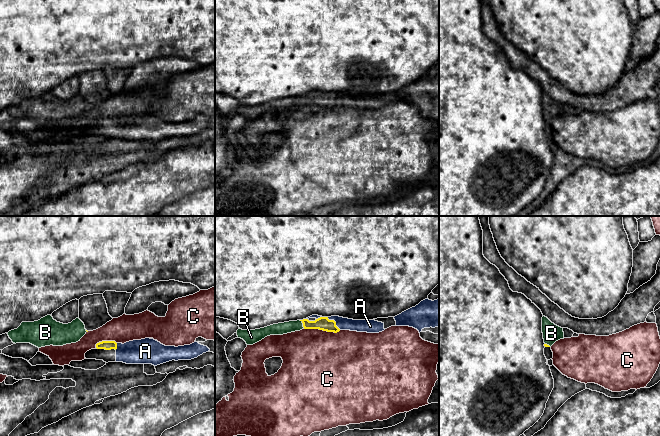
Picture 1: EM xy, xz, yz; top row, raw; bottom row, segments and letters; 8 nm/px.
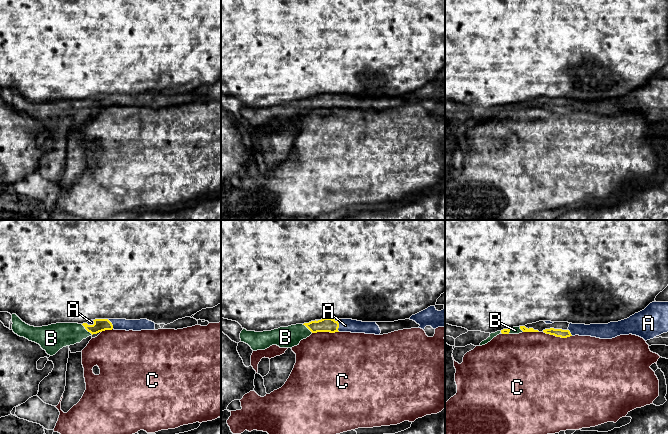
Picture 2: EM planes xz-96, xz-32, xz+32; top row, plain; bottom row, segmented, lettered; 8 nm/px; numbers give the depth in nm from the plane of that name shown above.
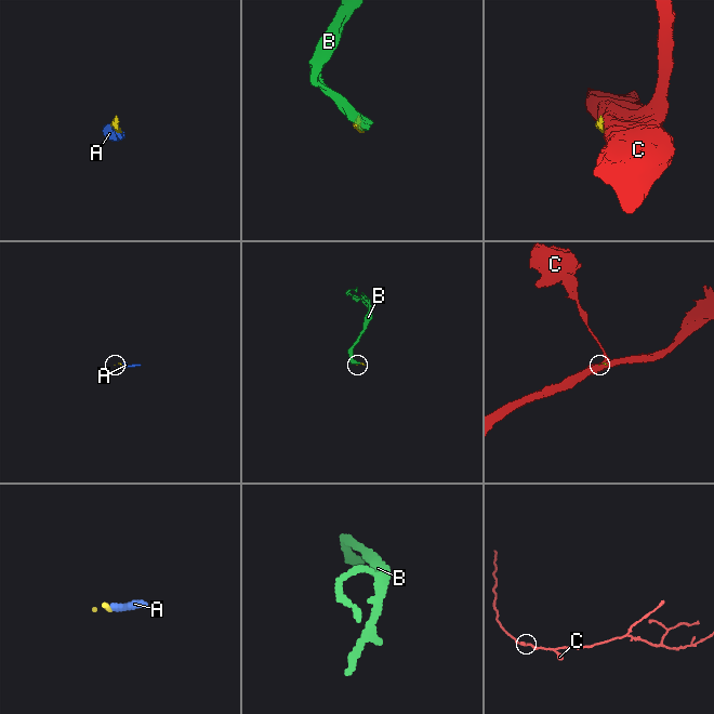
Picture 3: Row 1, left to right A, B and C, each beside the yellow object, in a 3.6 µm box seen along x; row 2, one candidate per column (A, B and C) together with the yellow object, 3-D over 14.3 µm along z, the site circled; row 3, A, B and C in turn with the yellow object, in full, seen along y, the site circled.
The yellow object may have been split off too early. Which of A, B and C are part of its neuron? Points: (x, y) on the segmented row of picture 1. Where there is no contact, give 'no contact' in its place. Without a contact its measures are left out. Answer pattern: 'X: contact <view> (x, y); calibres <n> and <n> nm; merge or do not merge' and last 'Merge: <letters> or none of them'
A: contact xz (335, 322); calibres 110 and 100 nm; merge
B: contact xz (303, 324); calibres 110 and 100 nm; merge
C: contact xz (322, 329); calibres 110 and 480 nm; do not merge
Merge: A, B

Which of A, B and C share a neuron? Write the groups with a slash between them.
A B / C

